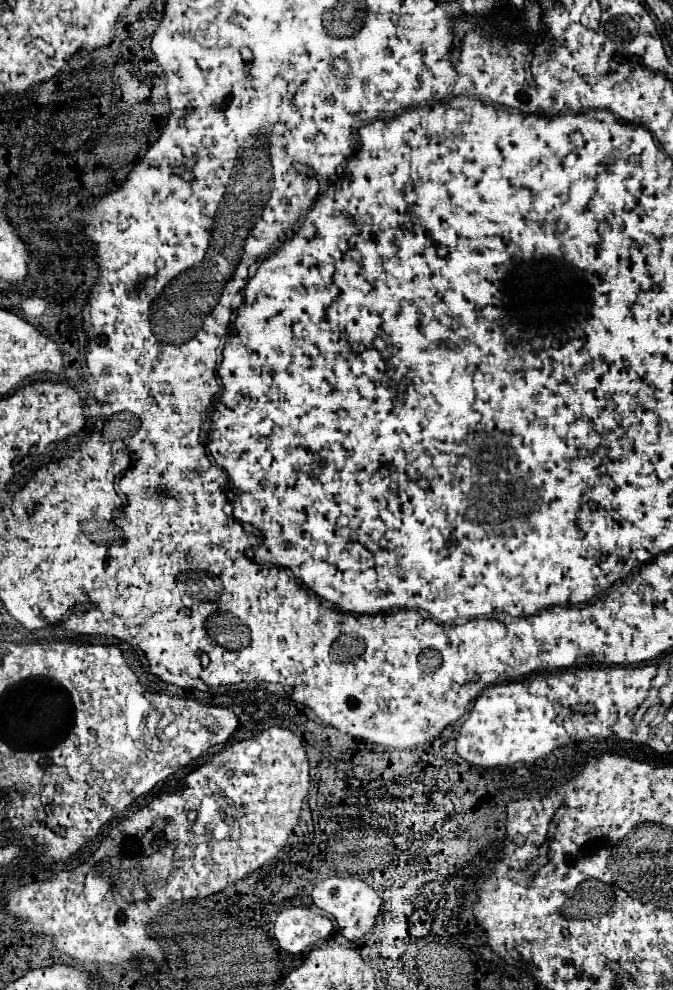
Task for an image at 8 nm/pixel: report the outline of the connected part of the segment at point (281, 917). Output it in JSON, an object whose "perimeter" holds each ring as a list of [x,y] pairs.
{"perimeter":[[[290,907],[278,913],[274,935],[282,951],[292,955],[304,953],[334,931],[334,923],[320,913],[306,907]]]}

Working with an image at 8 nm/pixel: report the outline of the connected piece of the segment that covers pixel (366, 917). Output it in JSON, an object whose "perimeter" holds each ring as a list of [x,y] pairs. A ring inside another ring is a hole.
{"perimeter":[[[328,877],[314,887],[312,899],[322,911],[326,911],[328,915],[332,915],[332,919],[336,919],[340,933],[354,943],[360,943],[374,929],[374,919],[380,913],[382,905],[378,893],[358,877]]]}

